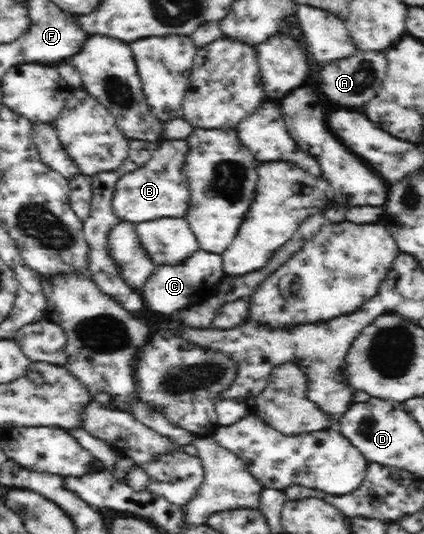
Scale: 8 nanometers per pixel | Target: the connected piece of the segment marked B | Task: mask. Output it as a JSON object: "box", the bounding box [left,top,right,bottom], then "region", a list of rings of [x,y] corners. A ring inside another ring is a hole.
{"box":[112,138,191,223],"region":[[[163,138],[153,150],[153,156],[145,164],[145,168],[123,174],[119,182],[116,182],[112,202],[113,211],[120,220],[146,223],[157,218],[183,218],[189,210],[189,196],[191,196],[187,174],[183,168],[187,154],[189,154],[187,139]]]}

